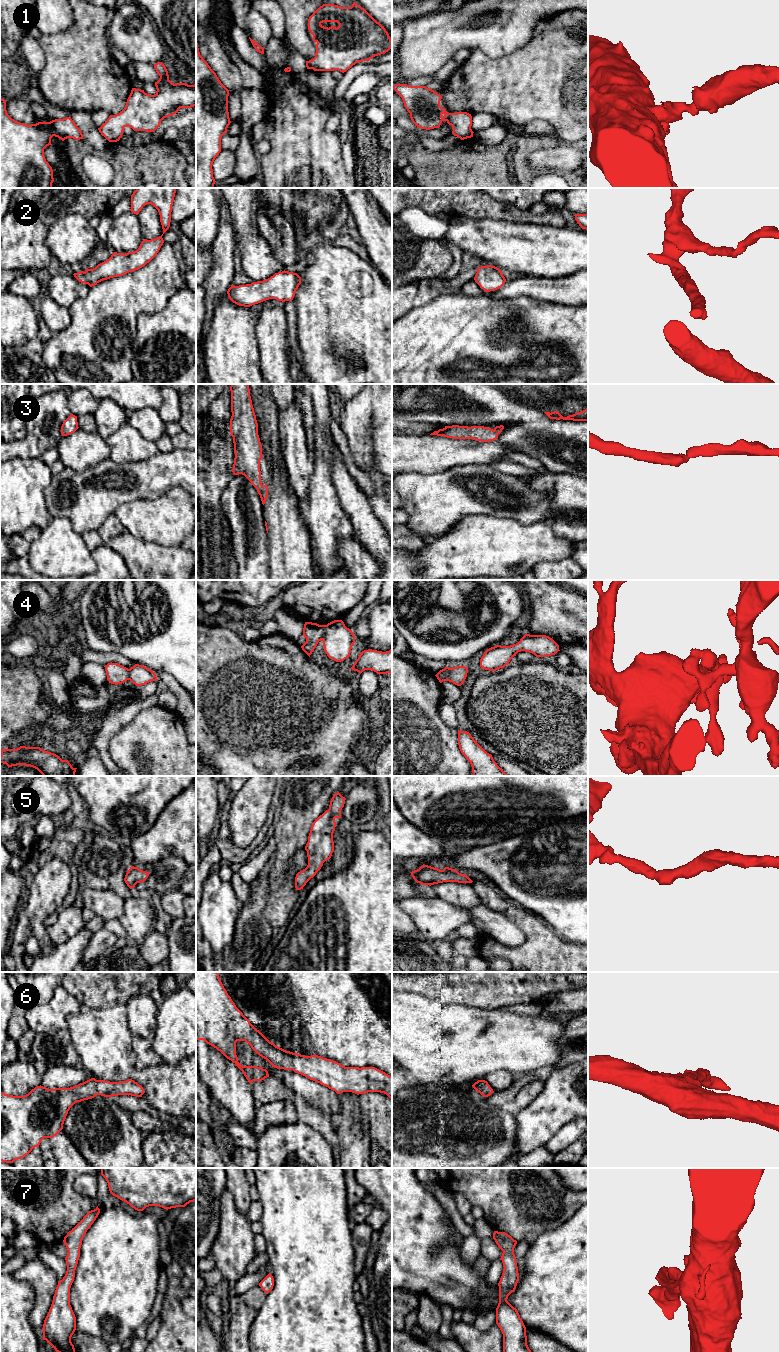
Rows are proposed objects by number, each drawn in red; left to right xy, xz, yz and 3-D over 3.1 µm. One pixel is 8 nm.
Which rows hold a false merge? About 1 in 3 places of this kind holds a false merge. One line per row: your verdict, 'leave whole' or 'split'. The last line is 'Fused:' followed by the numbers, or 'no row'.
1: leave whole
2: leave whole
3: leave whole
4: split
5: leave whole
6: leave whole
7: leave whole
Fused: 4

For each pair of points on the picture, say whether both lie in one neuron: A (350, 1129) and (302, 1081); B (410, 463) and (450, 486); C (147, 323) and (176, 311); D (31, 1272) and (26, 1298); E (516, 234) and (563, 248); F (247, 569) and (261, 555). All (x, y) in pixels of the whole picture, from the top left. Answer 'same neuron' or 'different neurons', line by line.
A: different neurons
B: different neurons
C: same neuron
D: different neurons
E: same neuron
F: same neuron

